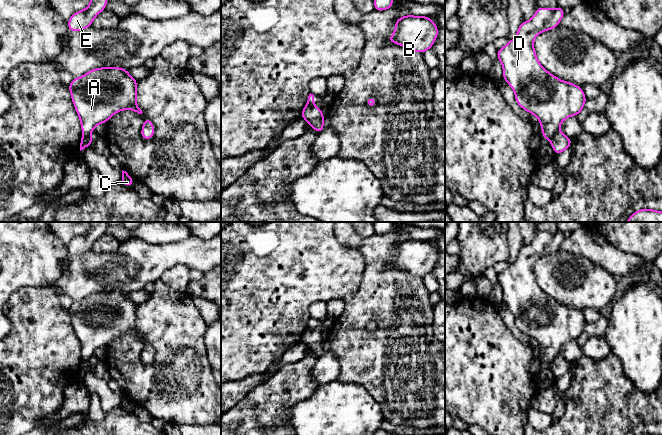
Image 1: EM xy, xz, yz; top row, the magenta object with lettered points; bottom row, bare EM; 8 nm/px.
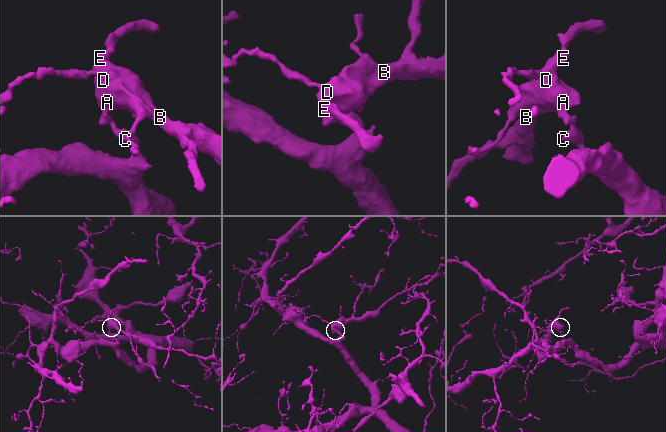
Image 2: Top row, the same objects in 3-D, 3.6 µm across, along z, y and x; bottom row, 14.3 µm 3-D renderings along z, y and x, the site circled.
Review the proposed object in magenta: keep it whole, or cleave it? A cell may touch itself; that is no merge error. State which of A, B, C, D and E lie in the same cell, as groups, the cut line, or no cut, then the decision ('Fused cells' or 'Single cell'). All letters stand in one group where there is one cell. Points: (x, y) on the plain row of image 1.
Groups: A B D E / C. Split along yz (558, 353), (550, 364). Fused cells

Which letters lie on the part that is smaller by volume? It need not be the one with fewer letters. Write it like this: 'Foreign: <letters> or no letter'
Foreign: A, B, D, E

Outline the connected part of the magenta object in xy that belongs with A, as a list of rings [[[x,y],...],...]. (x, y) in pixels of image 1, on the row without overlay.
[[[121,291],[95,292],[73,302],[68,313],[83,361],[90,361],[98,348],[106,347],[122,334],[143,337],[136,324],[137,305]]]

